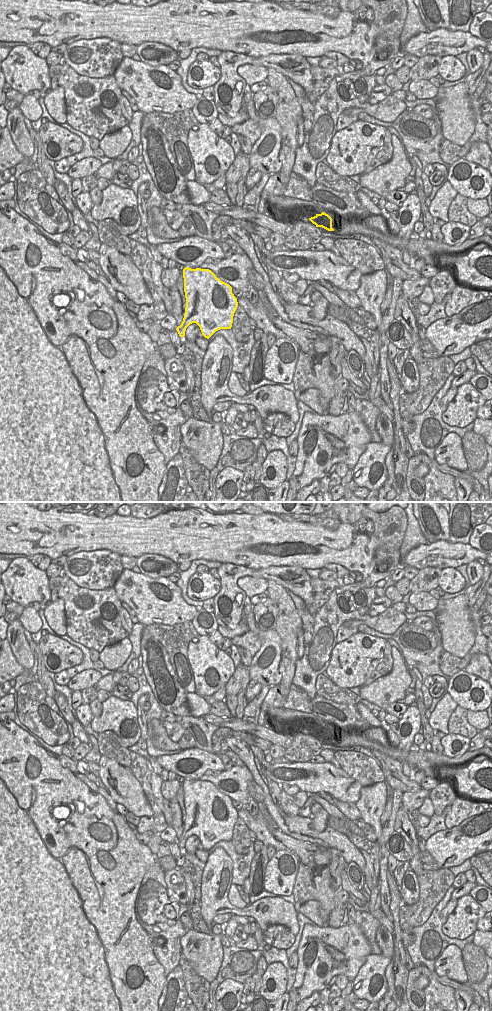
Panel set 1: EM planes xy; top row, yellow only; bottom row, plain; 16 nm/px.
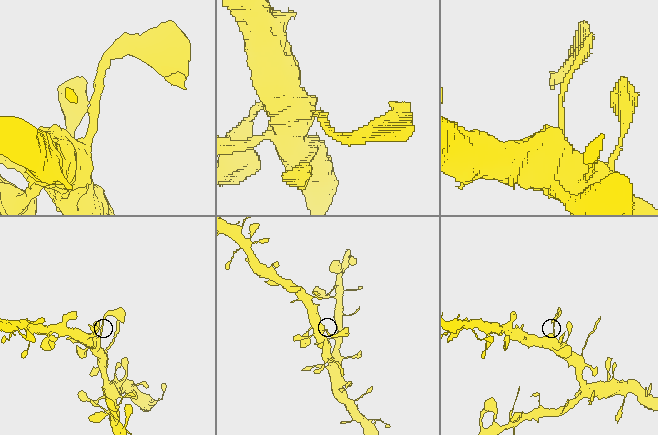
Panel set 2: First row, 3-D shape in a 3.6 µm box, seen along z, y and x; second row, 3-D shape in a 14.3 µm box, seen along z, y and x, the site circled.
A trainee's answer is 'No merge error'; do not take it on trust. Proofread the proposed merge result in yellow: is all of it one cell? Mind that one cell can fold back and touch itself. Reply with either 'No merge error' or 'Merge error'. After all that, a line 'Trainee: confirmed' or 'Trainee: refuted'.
No merge error.
Trainee: confirmed

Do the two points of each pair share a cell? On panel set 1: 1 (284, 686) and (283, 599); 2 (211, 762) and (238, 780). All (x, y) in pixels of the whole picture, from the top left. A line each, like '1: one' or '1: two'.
1: one
2: two

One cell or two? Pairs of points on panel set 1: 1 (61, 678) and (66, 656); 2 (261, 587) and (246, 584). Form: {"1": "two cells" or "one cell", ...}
{"1": "two cells", "2": "one cell"}

